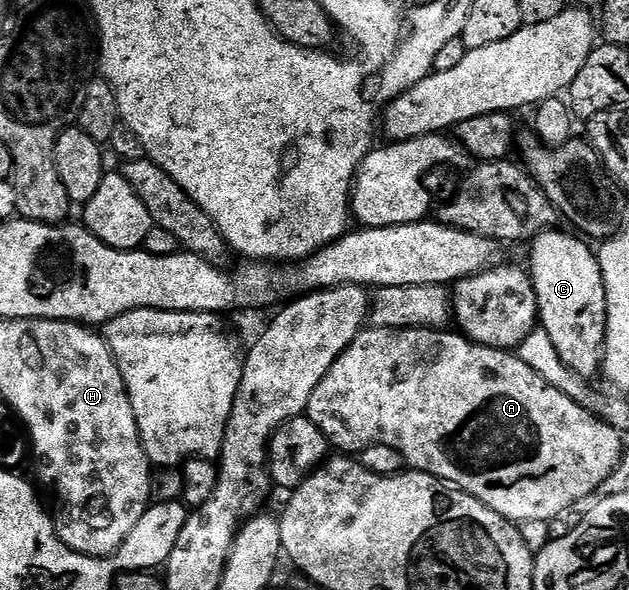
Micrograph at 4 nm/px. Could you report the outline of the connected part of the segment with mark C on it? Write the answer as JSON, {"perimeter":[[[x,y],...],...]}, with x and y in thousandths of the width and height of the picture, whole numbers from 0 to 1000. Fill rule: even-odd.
{"perimeter":[[[889,390],[862,392],[841,419],[841,464],[857,519],[855,546],[879,578],[884,602],[905,625],[932,639],[951,637],[963,571],[957,463],[948,427],[938,425],[925,403]]]}

